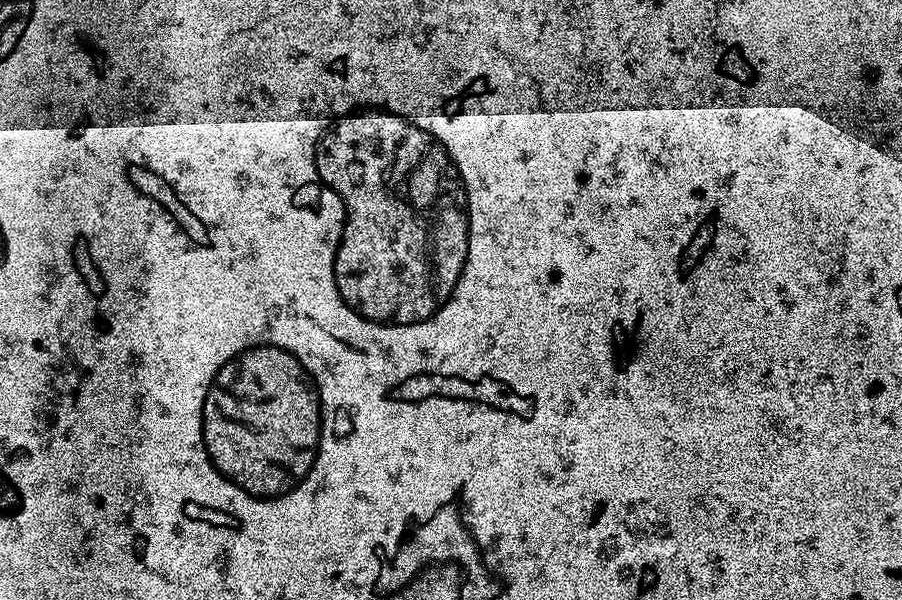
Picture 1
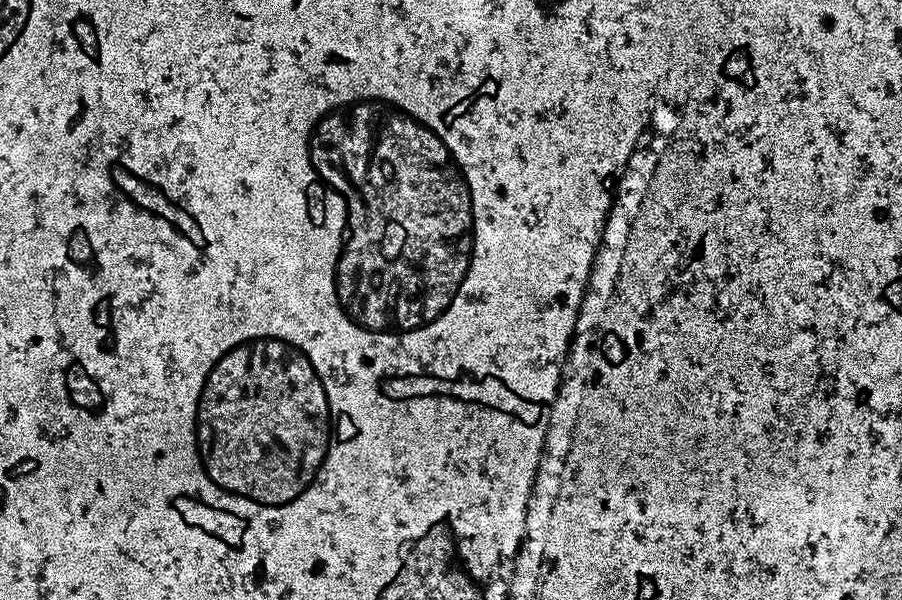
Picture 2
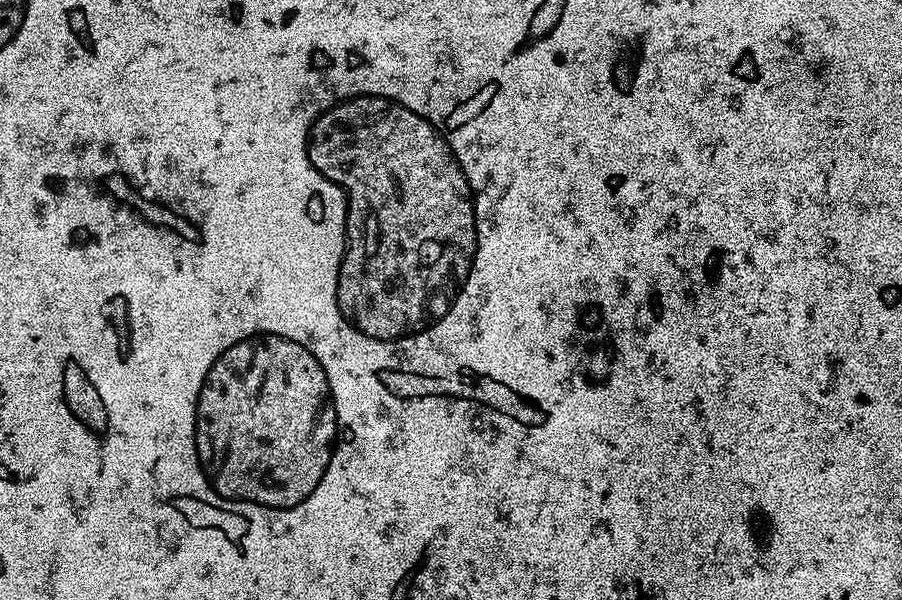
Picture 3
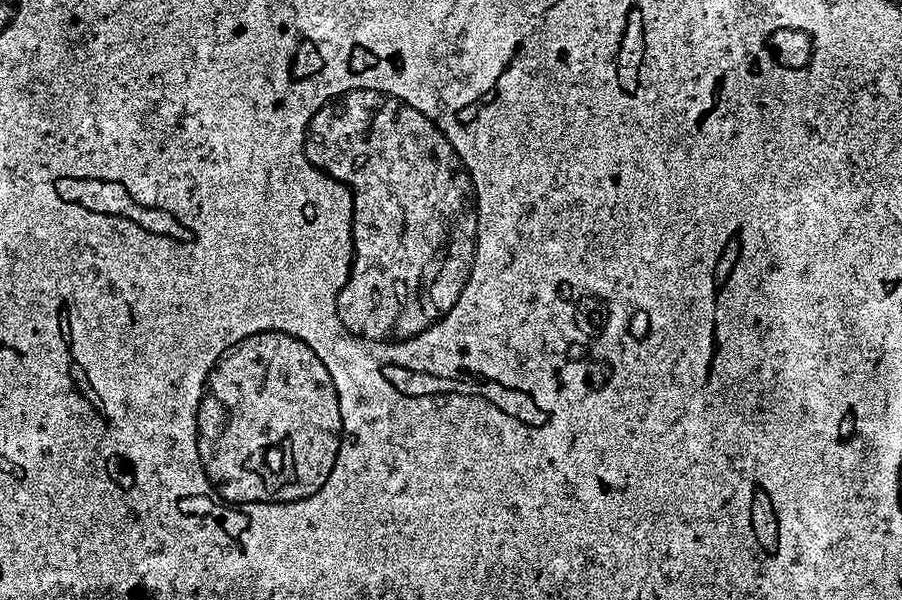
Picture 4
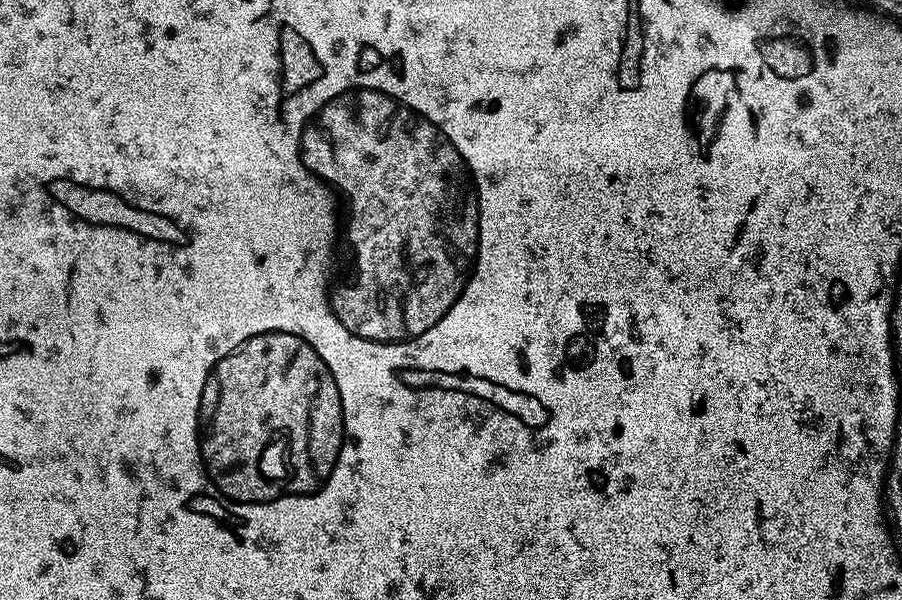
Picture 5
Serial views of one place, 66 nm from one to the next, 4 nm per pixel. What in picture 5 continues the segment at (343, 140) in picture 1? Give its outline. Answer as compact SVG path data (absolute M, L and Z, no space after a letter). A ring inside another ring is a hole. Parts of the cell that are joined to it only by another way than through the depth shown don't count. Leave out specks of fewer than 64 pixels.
M353 88L326 102L305 124L300 136L300 157L315 176L348 199L348 240L356 255L356 277L331 293L332 313L338 322L358 338L377 340L379 344L412 340L424 333L421 328L404 328L404 324L437 324L444 317L440 313L440 300L455 300L452 292L444 292L444 288L468 285L468 280L460 280L456 268L464 268L469 273L474 268L473 264L460 264L456 256L476 252L480 235L476 190L455 146L428 119L393 96L372 88ZM444 224L452 224L448 228L452 236L444 232Z

